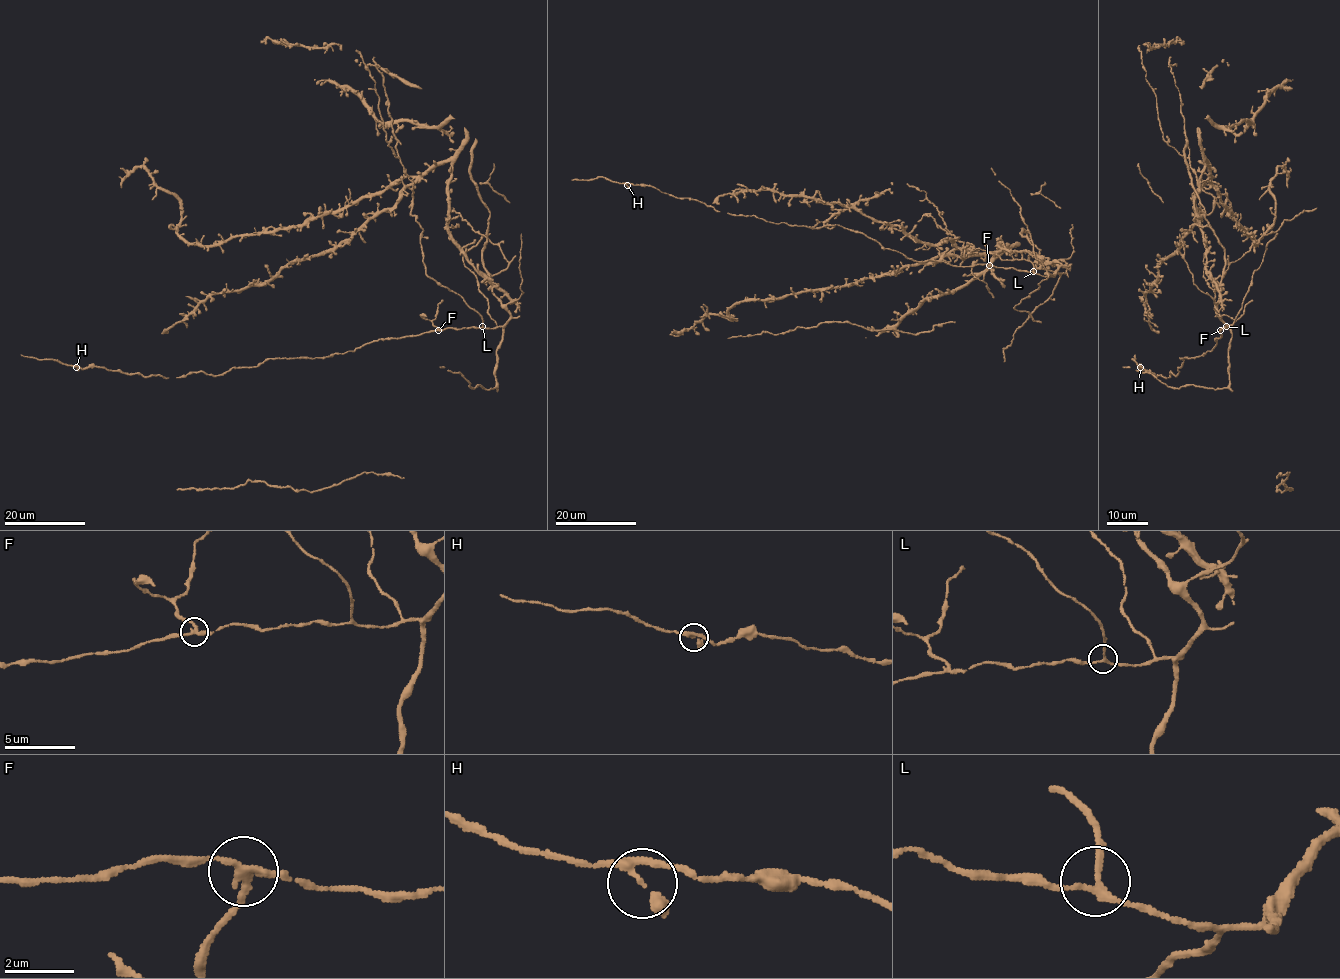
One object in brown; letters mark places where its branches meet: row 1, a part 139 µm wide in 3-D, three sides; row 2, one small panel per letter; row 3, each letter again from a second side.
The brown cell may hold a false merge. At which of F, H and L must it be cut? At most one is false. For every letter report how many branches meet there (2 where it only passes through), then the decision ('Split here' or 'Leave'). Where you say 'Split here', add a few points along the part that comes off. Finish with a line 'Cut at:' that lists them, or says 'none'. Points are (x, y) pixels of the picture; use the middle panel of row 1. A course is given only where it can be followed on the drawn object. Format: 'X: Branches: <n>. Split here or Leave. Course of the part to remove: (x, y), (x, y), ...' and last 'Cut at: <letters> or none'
F: Branches: 3. Split here. Course of the part to remove: (988, 265), (983, 281), (993, 298)
H: Branches: 3. Leave
L: Branches: 3. Leave
Cut at: F

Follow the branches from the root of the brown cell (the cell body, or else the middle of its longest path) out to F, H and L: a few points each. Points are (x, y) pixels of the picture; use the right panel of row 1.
F: (1219, 287), (1217, 310), (1220, 318), (1231, 326), (1220, 329)
H: (1219, 287), (1217, 310), (1231, 327), (1219, 330), (1213, 349), (1179, 358), (1176, 375), (1155, 376), (1141, 367)
L: (1219, 287), (1217, 310), (1220, 318), (1231, 327), (1226, 326)

